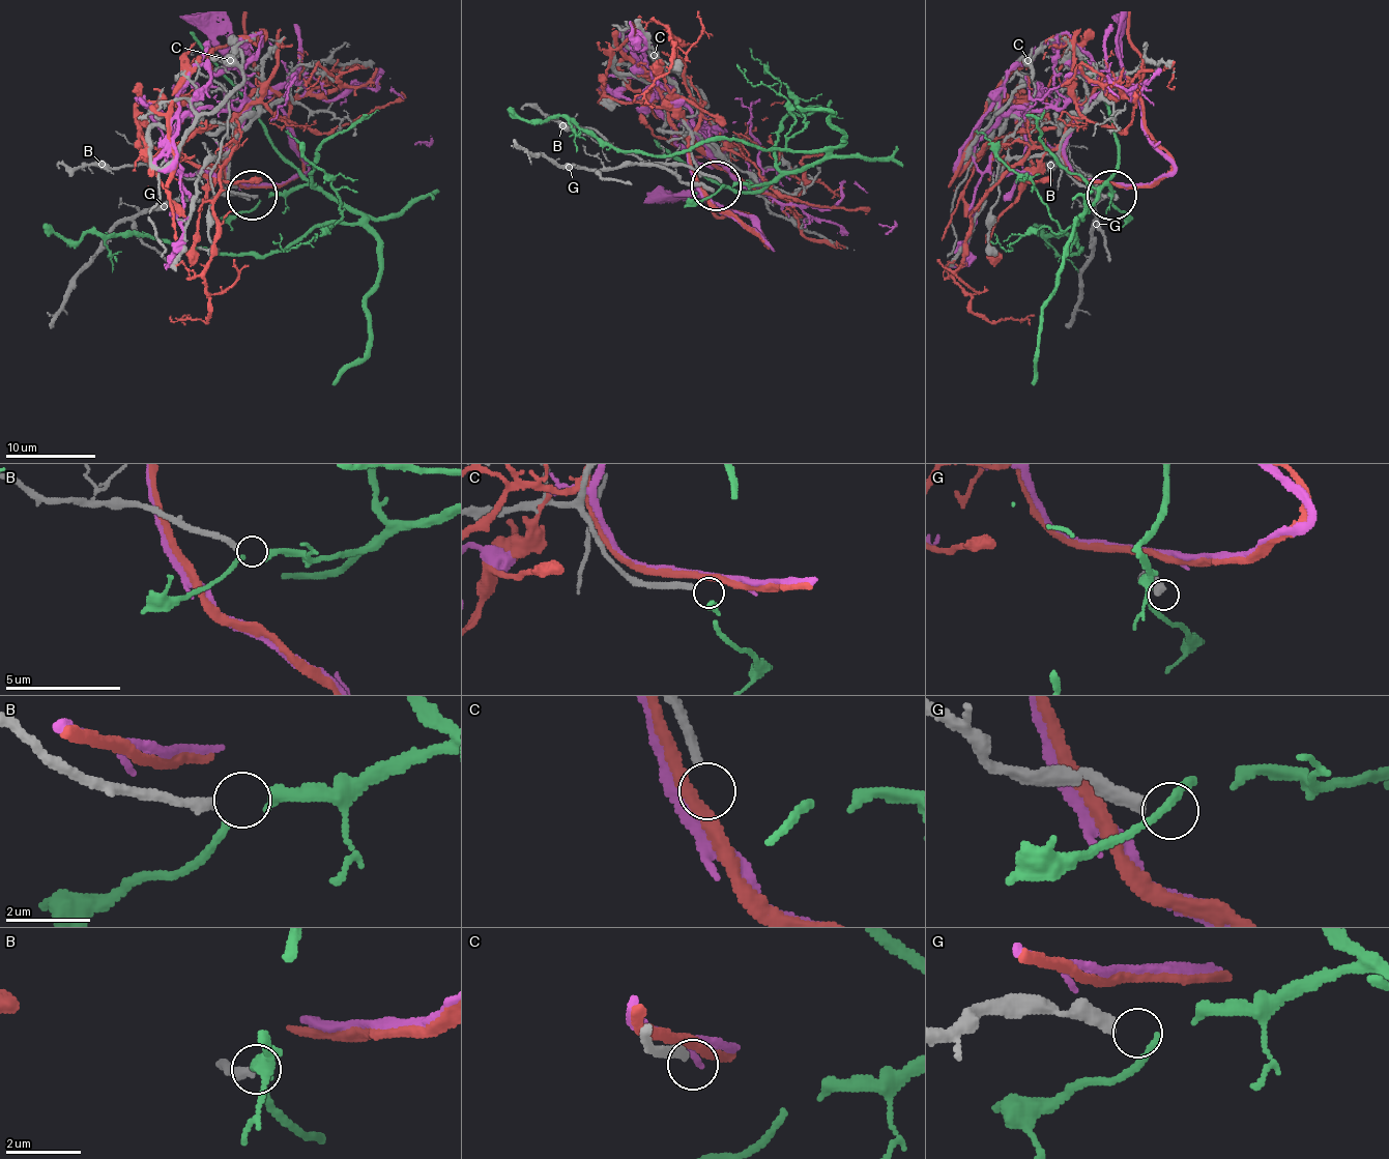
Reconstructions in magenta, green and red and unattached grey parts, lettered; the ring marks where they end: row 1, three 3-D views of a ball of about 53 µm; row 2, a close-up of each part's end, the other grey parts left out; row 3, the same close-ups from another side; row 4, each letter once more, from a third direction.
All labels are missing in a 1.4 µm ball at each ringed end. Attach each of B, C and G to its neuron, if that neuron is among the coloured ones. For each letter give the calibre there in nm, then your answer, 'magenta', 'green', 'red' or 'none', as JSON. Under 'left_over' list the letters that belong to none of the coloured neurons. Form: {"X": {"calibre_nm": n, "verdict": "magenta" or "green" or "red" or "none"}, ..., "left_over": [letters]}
{"B": {"calibre_nm": 280, "verdict": "green"}, "C": {"calibre_nm": 240, "verdict": "none"}, "G": {"calibre_nm": 400, "verdict": "none"}, "left_over": ["C", "G"]}

